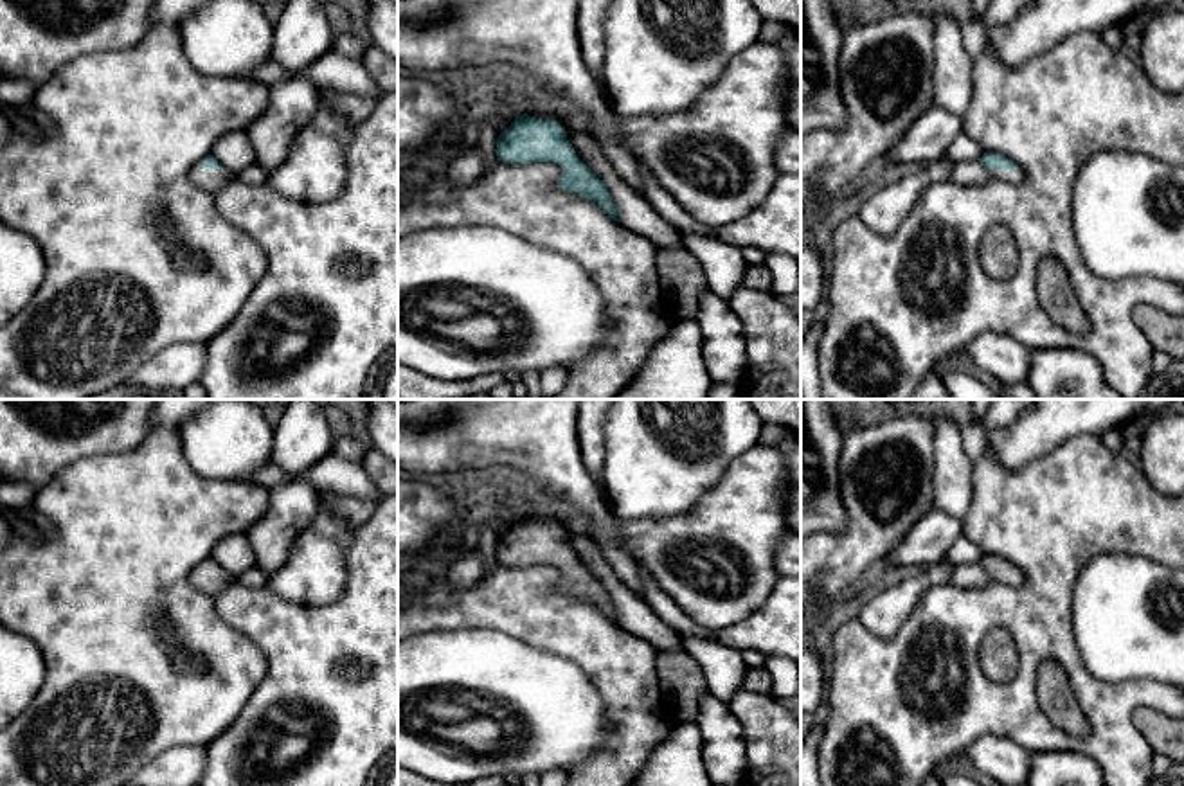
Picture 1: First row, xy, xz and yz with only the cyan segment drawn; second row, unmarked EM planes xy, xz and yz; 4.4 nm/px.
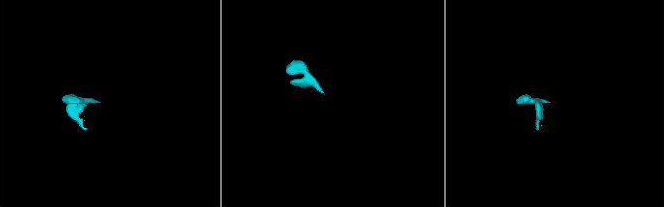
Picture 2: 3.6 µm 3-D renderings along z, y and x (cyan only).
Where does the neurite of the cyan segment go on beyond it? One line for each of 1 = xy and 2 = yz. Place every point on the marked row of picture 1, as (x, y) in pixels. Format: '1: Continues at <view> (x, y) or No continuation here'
1: Continues at xy (213, 180)
2: Continues at yz (1017, 175)

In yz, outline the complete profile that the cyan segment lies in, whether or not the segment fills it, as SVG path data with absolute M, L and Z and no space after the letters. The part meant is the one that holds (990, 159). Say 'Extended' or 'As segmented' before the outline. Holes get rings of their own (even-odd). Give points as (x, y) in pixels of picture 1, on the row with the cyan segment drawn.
Extended. M986 151L977 160L993 174L993 178L1008 183L1020 183L1026 176L1024 169L1006 155Z

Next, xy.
Extended. M212 155L202 158L189 171L189 180L211 194L218 192L227 182L234 178L236 174L225 169Z

